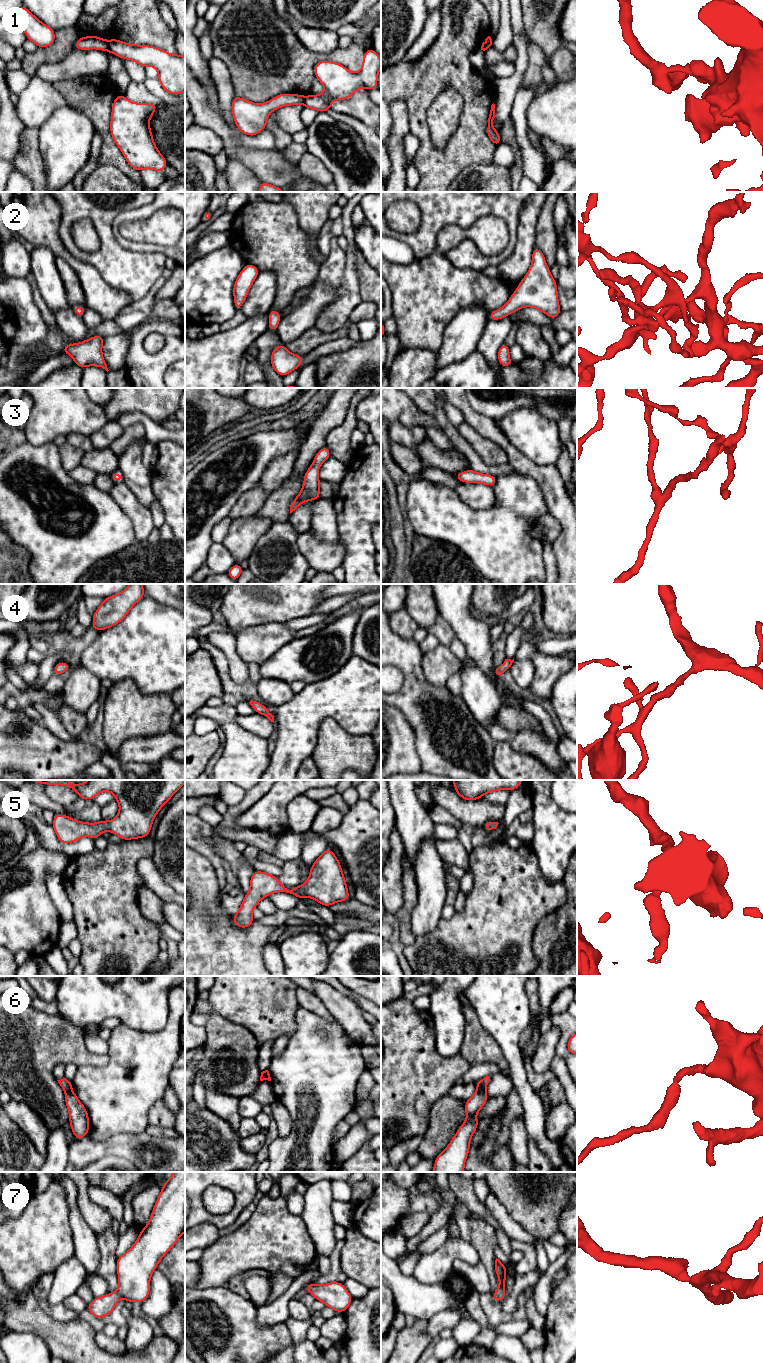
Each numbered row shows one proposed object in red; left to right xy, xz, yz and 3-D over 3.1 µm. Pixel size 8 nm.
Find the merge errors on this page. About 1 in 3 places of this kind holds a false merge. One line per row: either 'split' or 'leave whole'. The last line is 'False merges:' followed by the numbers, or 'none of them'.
1: split
2: leave whole
3: leave whole
4: leave whole
5: leave whole
6: split
7: leave whole
False merges: 1, 6

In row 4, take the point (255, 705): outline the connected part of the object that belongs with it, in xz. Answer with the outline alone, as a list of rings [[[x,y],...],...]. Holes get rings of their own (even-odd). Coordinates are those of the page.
[[[250,701],[249,703],[255,712],[267,717],[271,722],[274,723],[274,716],[268,711],[266,706],[256,701]]]

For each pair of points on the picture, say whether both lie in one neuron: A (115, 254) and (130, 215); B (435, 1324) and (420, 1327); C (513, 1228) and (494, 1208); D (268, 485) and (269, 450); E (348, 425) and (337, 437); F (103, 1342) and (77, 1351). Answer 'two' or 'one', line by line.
A: two
B: two
C: one
D: two
E: one
F: two

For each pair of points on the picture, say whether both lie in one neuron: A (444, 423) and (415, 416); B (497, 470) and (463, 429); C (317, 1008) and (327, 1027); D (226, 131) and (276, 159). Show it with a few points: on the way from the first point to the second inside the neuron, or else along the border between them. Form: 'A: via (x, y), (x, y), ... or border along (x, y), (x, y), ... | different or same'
A: border along (432, 415), (439, 426) | different
B: border along (474, 449), (478, 456), (487, 464), (507, 463) | different
C: border along (301, 1007), (328, 1021), (333, 1022), (335, 1020) | different
D: via (232, 145), (240, 153), (250, 158), (262, 159) | same

